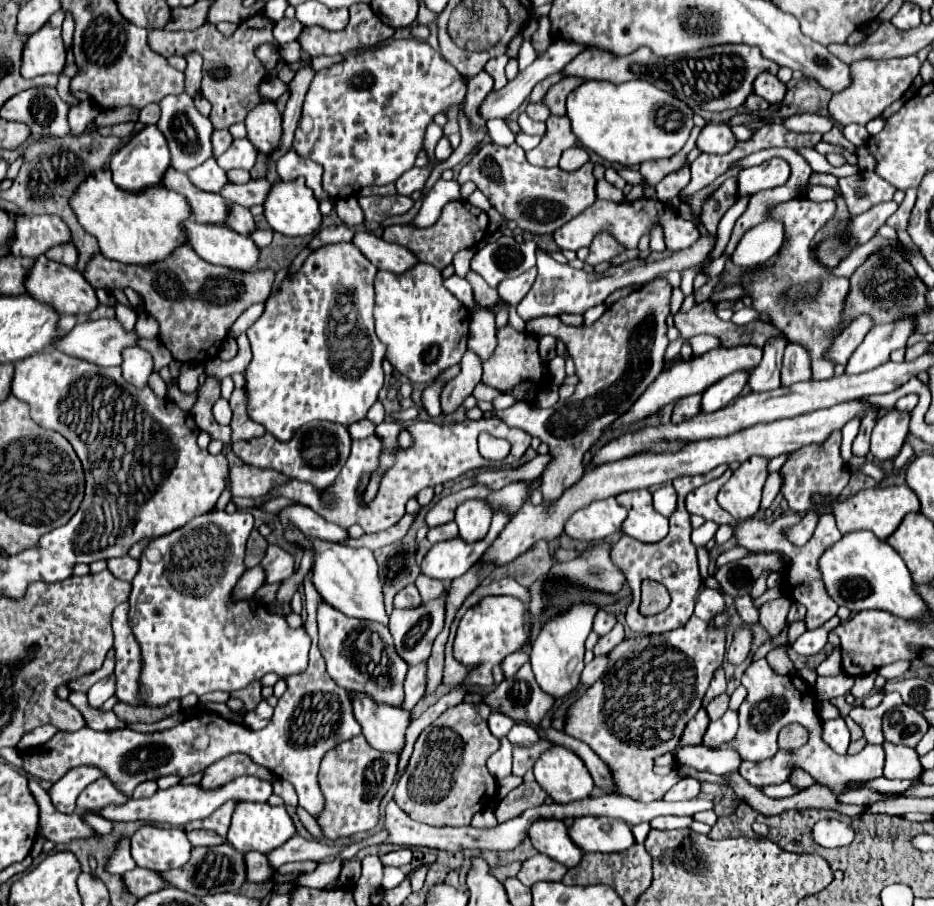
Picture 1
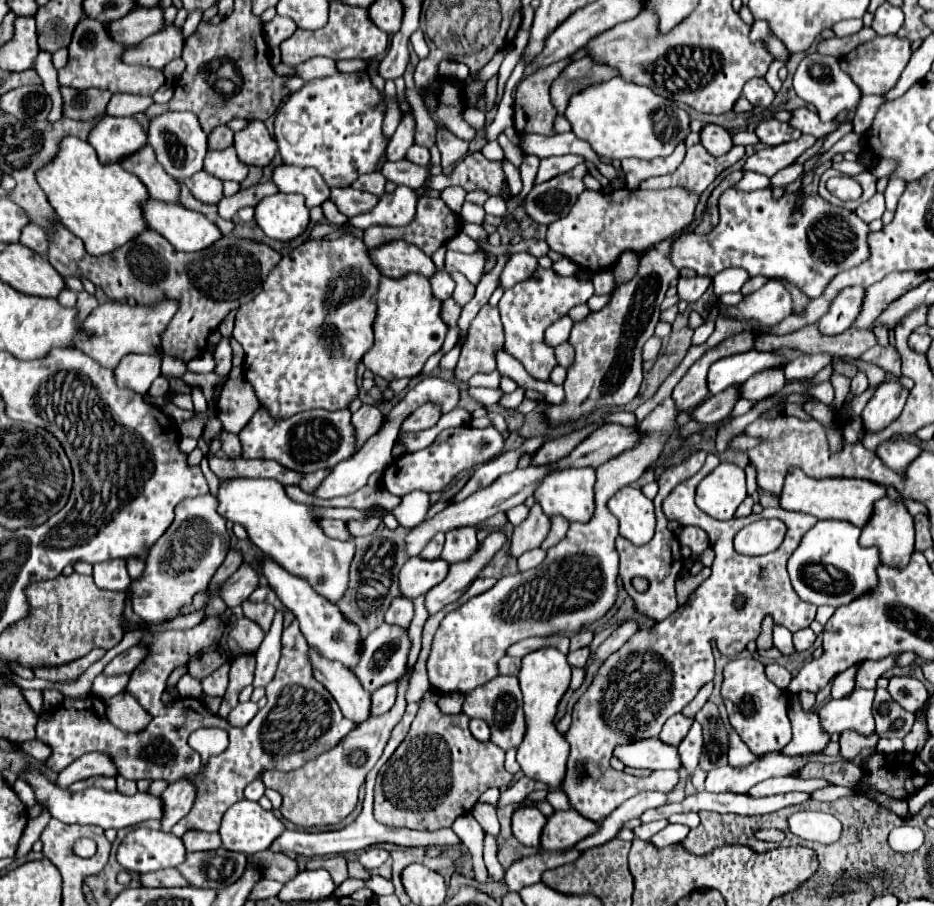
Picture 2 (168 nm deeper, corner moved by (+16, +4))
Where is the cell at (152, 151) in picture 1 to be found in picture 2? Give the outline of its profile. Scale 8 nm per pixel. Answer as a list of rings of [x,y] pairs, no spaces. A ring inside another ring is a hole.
[[[104,115],[88,135],[88,143],[96,149],[102,163],[120,161],[132,155],[146,143],[146,133],[134,117],[110,117]]]

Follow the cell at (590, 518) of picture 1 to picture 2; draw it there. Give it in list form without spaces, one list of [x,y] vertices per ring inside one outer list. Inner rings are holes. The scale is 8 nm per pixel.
[[[558,467],[542,479],[538,489],[534,491],[534,497],[548,517],[562,515],[568,521],[588,521],[594,509],[594,481],[596,471],[592,467]]]

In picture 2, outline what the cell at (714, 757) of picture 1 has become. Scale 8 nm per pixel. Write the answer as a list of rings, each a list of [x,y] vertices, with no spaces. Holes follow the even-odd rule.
[[[642,739],[642,741],[632,741],[632,743],[624,743],[624,745],[616,745],[614,747],[614,757],[620,759],[626,767],[632,769],[674,769],[680,771],[680,759],[678,759],[678,749],[672,745],[664,745],[660,739]]]

